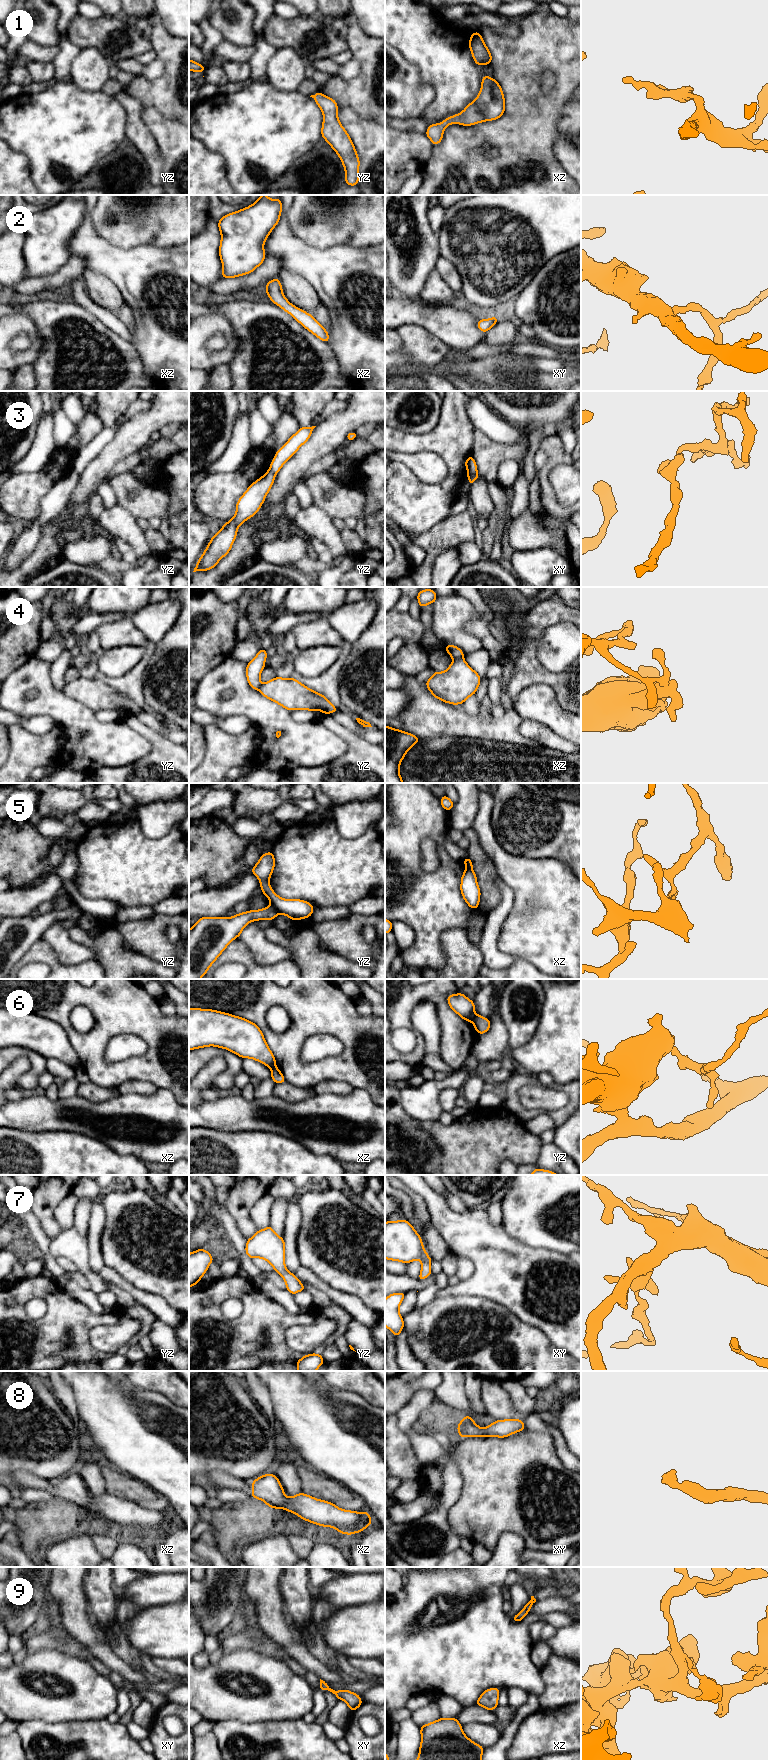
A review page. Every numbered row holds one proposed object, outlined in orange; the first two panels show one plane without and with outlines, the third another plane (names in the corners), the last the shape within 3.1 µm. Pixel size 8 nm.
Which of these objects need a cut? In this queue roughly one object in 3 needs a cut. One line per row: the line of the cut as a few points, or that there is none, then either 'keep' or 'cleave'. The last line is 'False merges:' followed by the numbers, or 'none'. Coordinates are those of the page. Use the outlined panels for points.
1: no cut; keep
2: no cut; keep
3: cut in xy along (476, 471), (468, 475); cleave
4: cut in xz along (462, 657), (453, 659); cleave
5: cut in yz along (272, 904), (278, 912); cleave
6: cut in yz along (475, 1014), (471, 1021); cleave
7: no cut; keep
8: no cut; keep
9: no cut; keep
False merges: 3, 4, 5, 6

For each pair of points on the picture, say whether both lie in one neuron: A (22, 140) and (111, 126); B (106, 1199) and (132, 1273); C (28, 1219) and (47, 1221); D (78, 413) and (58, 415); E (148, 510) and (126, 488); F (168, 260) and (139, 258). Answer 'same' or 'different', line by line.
A: same
B: same
C: different
D: different
E: same
F: same

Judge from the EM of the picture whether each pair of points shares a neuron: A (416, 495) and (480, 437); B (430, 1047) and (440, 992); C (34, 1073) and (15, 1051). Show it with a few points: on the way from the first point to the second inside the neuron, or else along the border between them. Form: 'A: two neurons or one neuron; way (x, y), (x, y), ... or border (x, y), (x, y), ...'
A: two neurons; border (474, 428), (471, 453)
B: two neurons; border (418, 1002), (431, 1001), (435, 1005), (441, 1034)
C: one neuron; way (34, 1065), (34, 1060), (26, 1052), (23, 1052)

